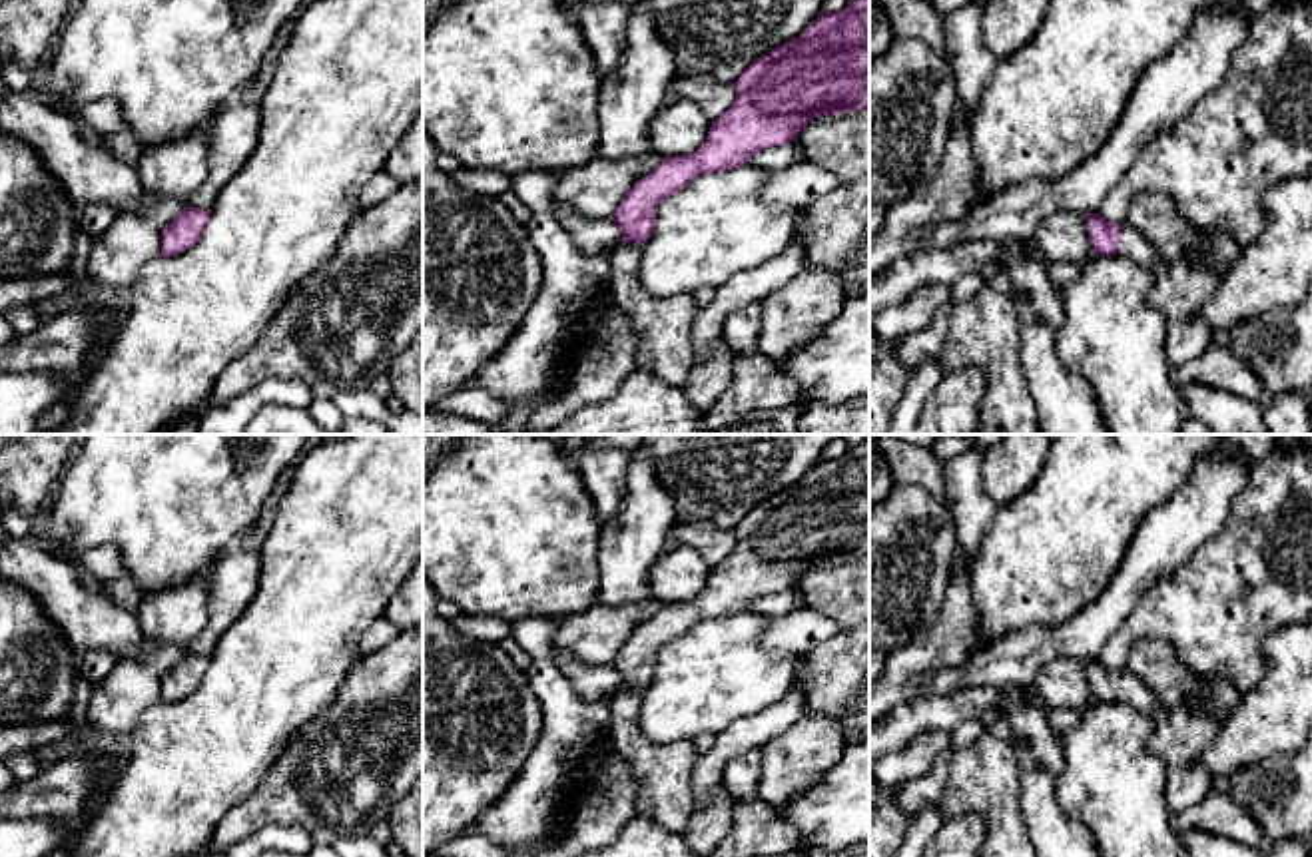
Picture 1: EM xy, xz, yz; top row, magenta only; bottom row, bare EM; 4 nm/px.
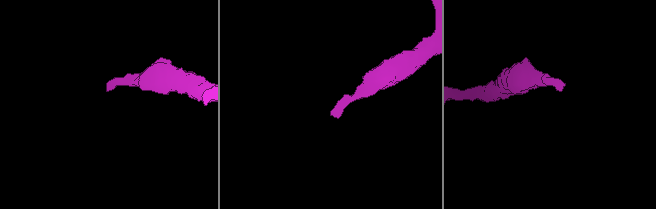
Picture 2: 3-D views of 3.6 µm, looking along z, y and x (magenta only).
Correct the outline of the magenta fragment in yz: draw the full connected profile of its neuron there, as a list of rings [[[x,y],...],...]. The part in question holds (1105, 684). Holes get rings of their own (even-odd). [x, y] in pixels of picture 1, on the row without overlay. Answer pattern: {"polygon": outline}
{"polygon": [[[1101,660],[1087,662],[1087,680],[1097,702],[1125,702],[1137,712],[1160,721],[1166,714],[1158,696],[1133,672],[1115,672],[1101,664]]]}

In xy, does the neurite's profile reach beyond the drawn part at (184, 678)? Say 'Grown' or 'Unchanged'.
Unchanged

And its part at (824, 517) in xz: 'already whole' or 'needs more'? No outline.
already whole

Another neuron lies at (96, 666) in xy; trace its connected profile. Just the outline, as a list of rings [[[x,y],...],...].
[[[104,650],[84,652],[78,660],[80,660],[80,670],[82,670],[84,678],[94,688],[98,688],[102,682],[106,682],[108,676],[112,674],[112,670],[120,664],[118,658],[110,656]]]

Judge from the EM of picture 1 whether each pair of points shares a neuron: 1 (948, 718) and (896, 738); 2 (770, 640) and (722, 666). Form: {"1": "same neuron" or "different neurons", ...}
{"1": "same neuron", "2": "different neurons"}

